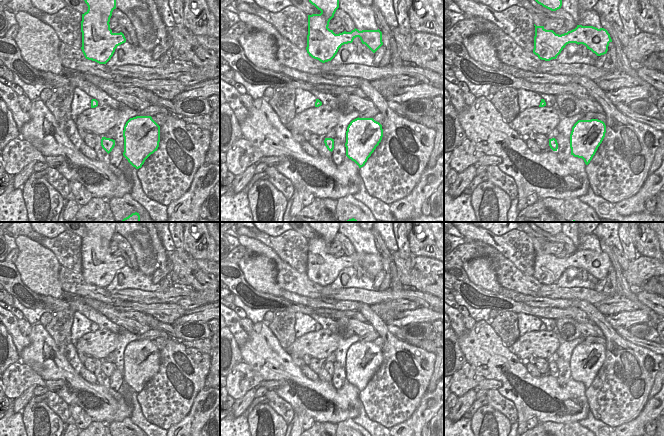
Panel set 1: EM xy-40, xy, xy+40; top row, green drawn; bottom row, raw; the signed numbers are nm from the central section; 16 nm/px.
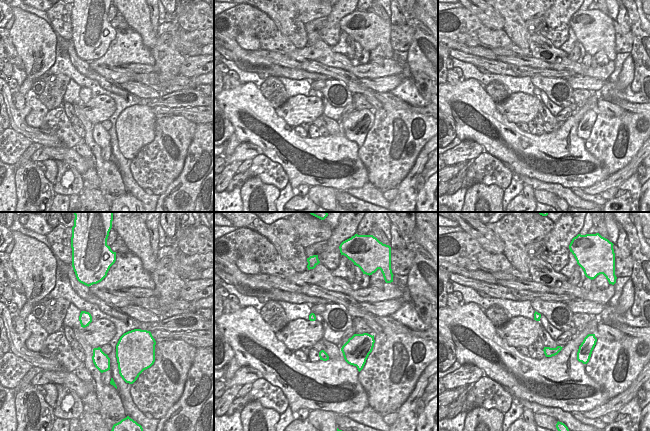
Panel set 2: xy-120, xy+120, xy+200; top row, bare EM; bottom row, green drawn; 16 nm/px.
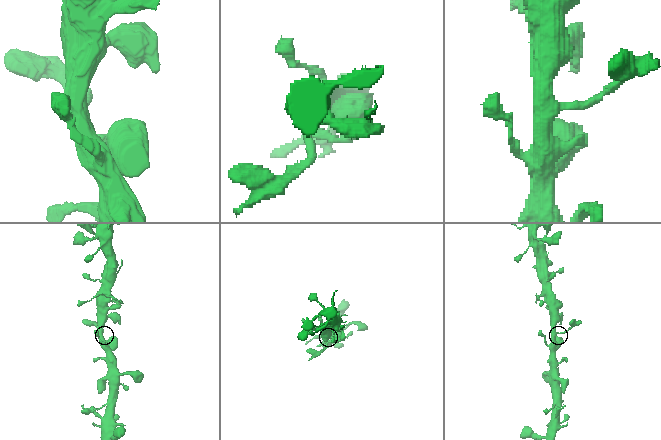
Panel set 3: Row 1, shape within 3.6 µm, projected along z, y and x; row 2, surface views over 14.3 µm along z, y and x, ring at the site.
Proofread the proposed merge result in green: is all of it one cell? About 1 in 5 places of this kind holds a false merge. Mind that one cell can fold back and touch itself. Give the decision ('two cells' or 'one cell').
one cell

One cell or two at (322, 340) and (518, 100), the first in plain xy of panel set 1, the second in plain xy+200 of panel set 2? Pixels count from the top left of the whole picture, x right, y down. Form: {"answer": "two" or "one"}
{"answer": "one"}

